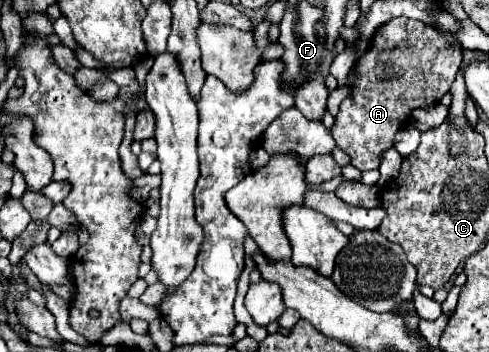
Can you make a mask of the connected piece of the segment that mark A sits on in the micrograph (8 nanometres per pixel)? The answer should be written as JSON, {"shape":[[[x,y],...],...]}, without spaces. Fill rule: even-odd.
{"shape":[[[396,17],[384,25],[384,29],[400,29],[400,33],[408,35],[402,35],[402,43],[398,47],[390,47],[386,39],[376,39],[370,53],[360,57],[358,65],[353,67],[352,95],[342,101],[330,129],[336,145],[348,153],[350,163],[360,171],[380,167],[382,153],[392,147],[396,131],[408,123],[410,111],[438,103],[450,89],[462,63],[462,49],[448,43],[442,33],[422,21]],[[382,51],[392,59],[390,65],[376,61]]]}

